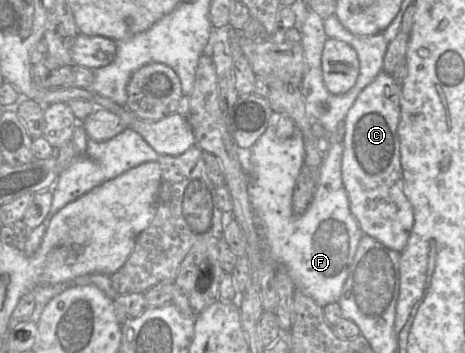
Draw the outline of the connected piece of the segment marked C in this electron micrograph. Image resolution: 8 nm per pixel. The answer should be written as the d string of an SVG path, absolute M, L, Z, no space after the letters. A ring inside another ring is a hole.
M381 72L361 91L344 119L342 157L342 180L350 211L362 233L400 253L414 227L414 208L407 194L399 140L402 85Z

